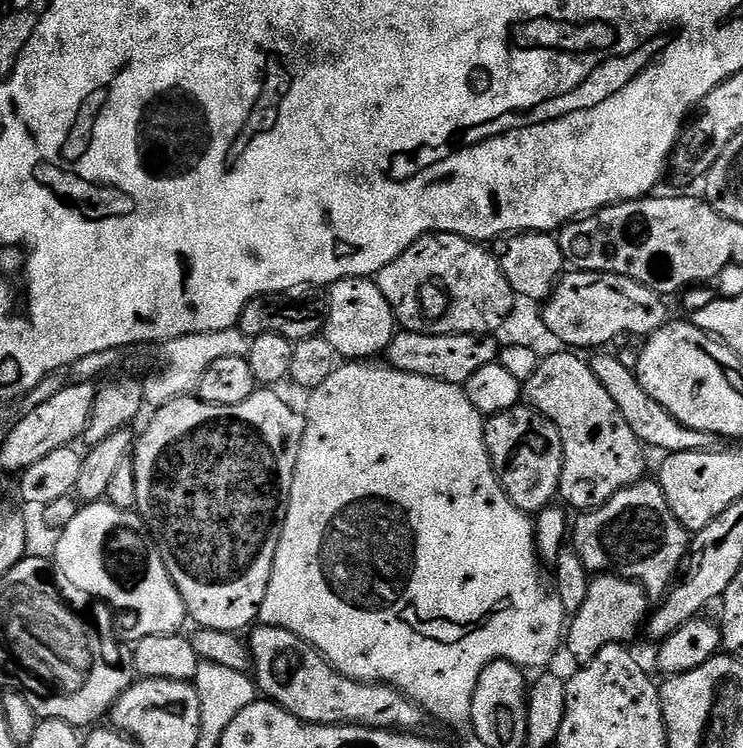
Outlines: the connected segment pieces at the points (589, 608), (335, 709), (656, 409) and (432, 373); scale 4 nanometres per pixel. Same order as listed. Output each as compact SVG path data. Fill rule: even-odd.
M600 574L588 585L586 602L582 602L582 610L571 617L566 628L566 652L573 656L577 665L583 666L591 662L602 650L611 644L627 645L628 640L635 638L645 627L650 615L650 597L644 587L635 580L615 574Z
M257 623L251 629L250 635L247 637L248 649L252 651L252 667L254 669L255 686L267 699L272 703L285 708L290 714L297 716L299 720L304 720L308 724L361 724L367 728L390 728L401 732L416 732L419 729L419 724L426 720L425 713L419 708L412 699L408 696L403 696L398 689L392 687L391 684L364 684L360 680L352 680L348 676L343 676L340 671L325 658L317 648L307 644L302 638L298 638L298 634L294 634L285 628L278 626L270 626L269 624Z
M604 354L593 355L596 357L591 357L590 360L594 374L598 378L598 382L602 382L606 394L610 394L610 398L614 398L614 406L618 406L618 410L622 410L622 418L626 418L630 430L634 430L634 434L640 439L641 444L649 449L657 448L660 454L707 452L717 447L717 437L708 432L690 430L686 426L682 426L682 422L678 422L678 418L674 418L674 414L670 414L665 408L658 406L658 402L654 402L654 398L650 398L650 394L646 394L646 390L642 390L642 386L636 381L636 373L626 370L626 366L622 366L619 355L600 355Z
M397 331L393 336L386 353L389 365L403 372L418 374L426 378L434 378L442 382L465 385L469 378L478 374L482 366L497 363L501 341L496 341L495 335L489 334L422 334L421 332Z

